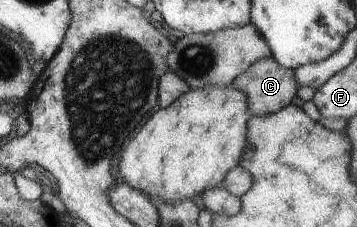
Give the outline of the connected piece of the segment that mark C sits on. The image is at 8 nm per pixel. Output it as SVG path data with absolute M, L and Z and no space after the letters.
M272 56L251 64L230 86L247 94L248 110L258 117L288 106L300 88L294 71L280 66Z

